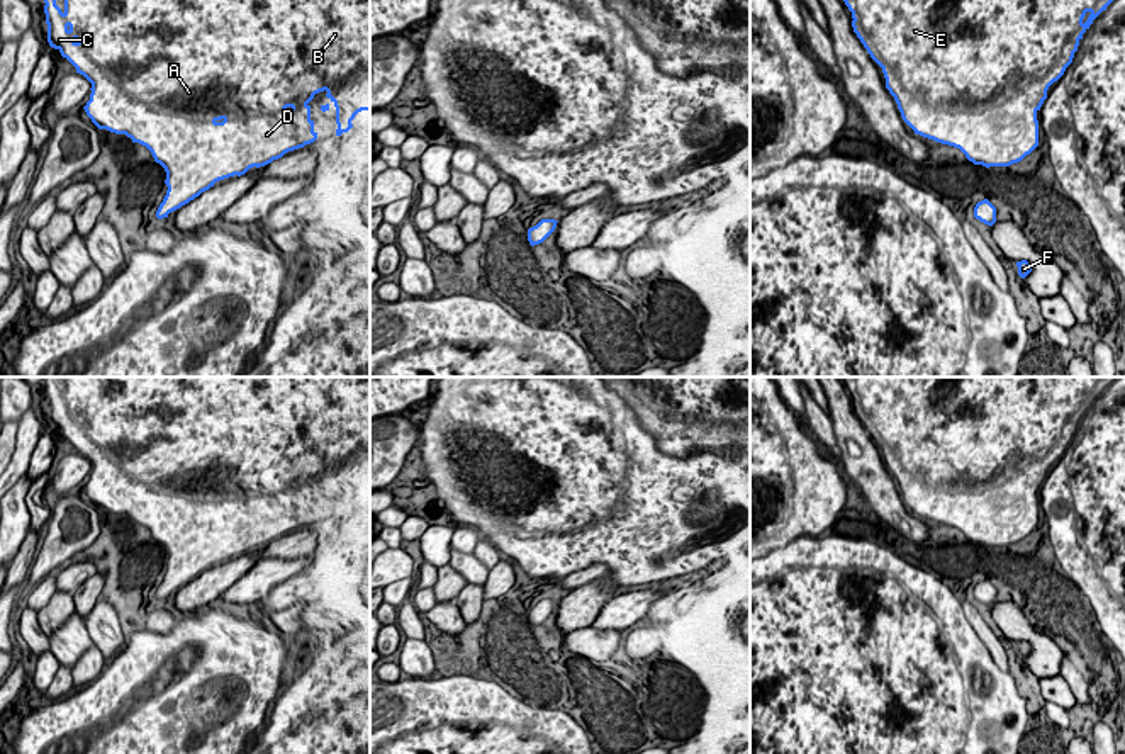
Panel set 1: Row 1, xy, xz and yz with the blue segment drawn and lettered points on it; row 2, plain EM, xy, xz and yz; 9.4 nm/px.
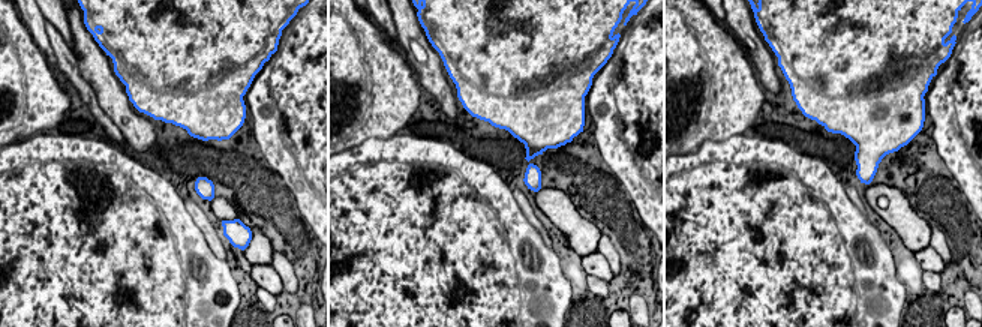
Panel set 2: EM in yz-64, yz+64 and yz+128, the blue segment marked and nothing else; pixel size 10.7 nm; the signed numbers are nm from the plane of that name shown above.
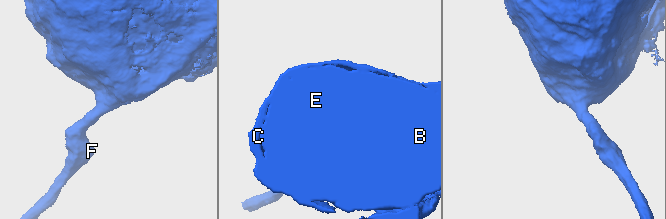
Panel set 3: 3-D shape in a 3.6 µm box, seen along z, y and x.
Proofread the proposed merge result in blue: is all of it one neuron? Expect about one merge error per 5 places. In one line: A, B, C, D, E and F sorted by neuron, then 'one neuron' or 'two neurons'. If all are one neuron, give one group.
A B C D E F; one neuron

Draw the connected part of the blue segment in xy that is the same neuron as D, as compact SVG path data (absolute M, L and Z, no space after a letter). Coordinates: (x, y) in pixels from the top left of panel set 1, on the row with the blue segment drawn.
M56 0L44 3L49 46L92 83L90 100L83 107L87 115L98 129L126 134L132 143L146 146L154 161L165 168L168 190L156 211L158 219L168 217L219 180L241 177L253 166L265 166L288 151L314 143L317 132L309 102L316 93L326 90L326 97L336 107L336 136L353 127L351 121L358 112L370 112L370 0L64 0L63 10Z

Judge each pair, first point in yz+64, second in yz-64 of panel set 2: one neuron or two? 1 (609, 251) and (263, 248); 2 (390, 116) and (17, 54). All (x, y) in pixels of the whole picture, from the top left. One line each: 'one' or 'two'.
1: two
2: one

